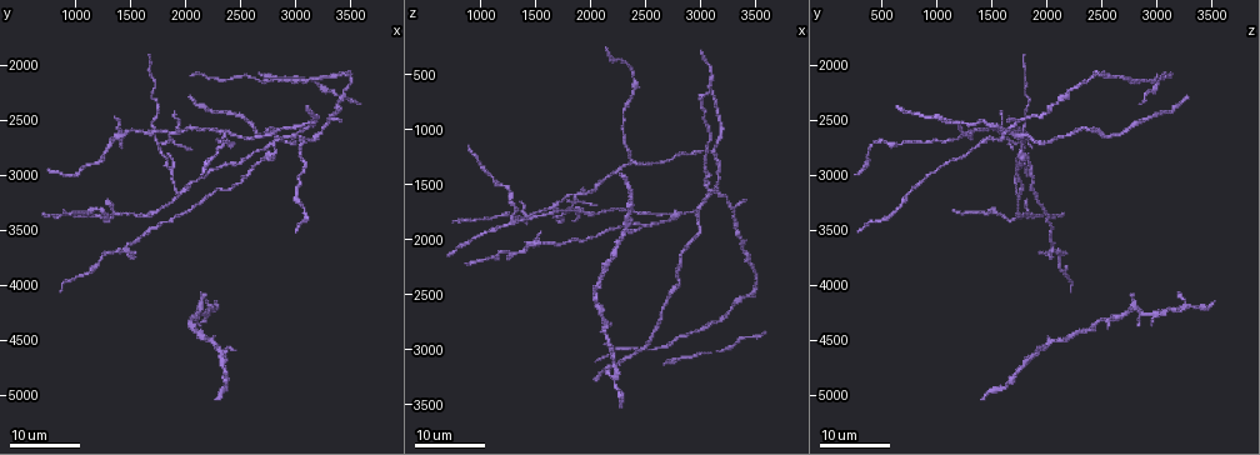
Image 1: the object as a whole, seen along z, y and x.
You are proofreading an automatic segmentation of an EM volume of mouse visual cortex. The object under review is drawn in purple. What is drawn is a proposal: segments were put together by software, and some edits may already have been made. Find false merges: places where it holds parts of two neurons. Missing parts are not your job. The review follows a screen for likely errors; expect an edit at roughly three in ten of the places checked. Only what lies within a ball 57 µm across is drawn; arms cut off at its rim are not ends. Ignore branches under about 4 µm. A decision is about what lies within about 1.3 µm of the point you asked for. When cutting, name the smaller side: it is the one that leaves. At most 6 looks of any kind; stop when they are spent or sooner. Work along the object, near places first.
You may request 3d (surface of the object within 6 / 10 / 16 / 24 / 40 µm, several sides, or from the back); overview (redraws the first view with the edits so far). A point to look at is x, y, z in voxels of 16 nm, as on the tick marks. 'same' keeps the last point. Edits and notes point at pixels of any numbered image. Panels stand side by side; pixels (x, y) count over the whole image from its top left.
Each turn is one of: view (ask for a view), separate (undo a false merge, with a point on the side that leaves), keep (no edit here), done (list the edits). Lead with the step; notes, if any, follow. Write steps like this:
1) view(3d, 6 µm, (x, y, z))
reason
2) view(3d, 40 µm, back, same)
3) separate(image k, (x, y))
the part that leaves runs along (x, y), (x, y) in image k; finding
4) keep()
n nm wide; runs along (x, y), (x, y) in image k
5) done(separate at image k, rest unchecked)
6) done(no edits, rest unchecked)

view(3d, 24 µm, (1960, 3180, 1740))
branch point

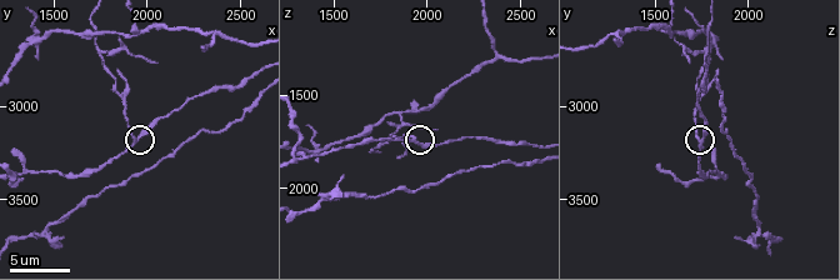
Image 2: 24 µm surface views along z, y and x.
view(3d, 10 µm, (1920, 3200, 1740))
closer look

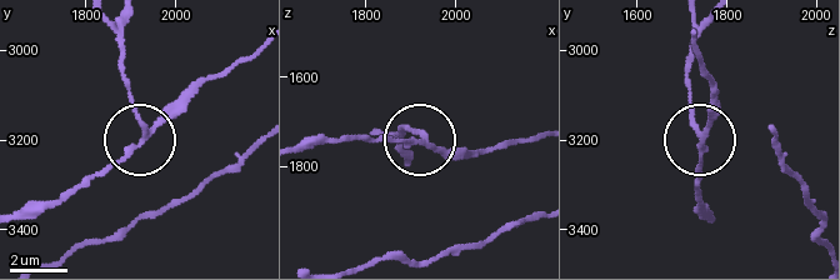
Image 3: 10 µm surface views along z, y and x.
separate(image 3, (129, 96))
the part that leaves runs along (145, 131), (116, 26) in image 3; a second neuron is stuck on

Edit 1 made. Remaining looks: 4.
view(overview)
redraw

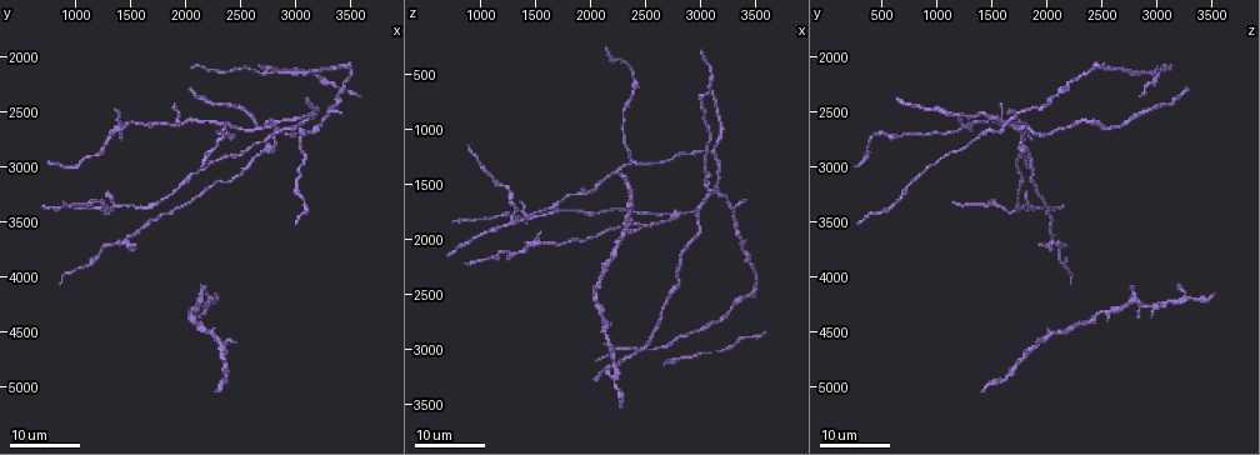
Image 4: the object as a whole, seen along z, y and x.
view(3d, 24 µm, (3120, 2520, 1180))
a fork

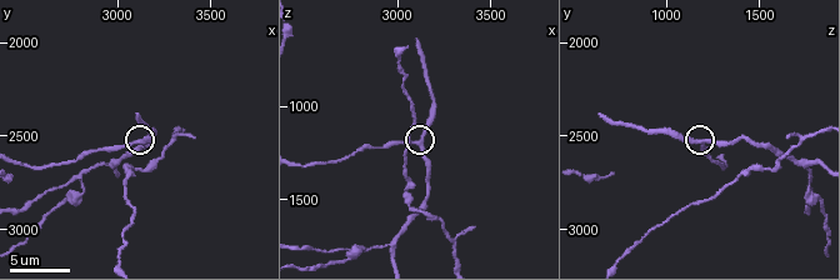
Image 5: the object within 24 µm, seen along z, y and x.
view(3d, 10 µm, (3100, 2540, 1200))

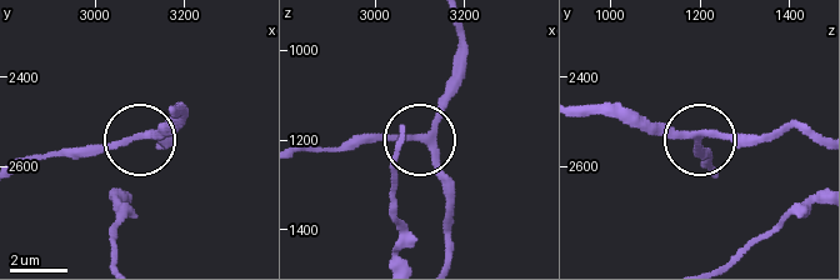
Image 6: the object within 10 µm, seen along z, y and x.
view(3d, 6 µm, (3105, 2530, 1200))

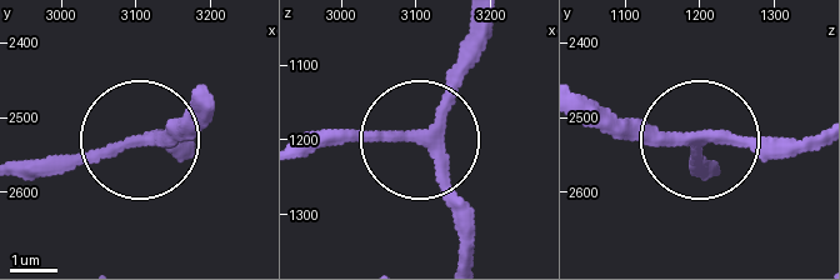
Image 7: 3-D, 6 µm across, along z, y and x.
keep()
3 arms; runs along (814, 136), (604, 133) in image 7; one neuron here

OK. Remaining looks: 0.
done(separate at image 3, rest unchecked)

